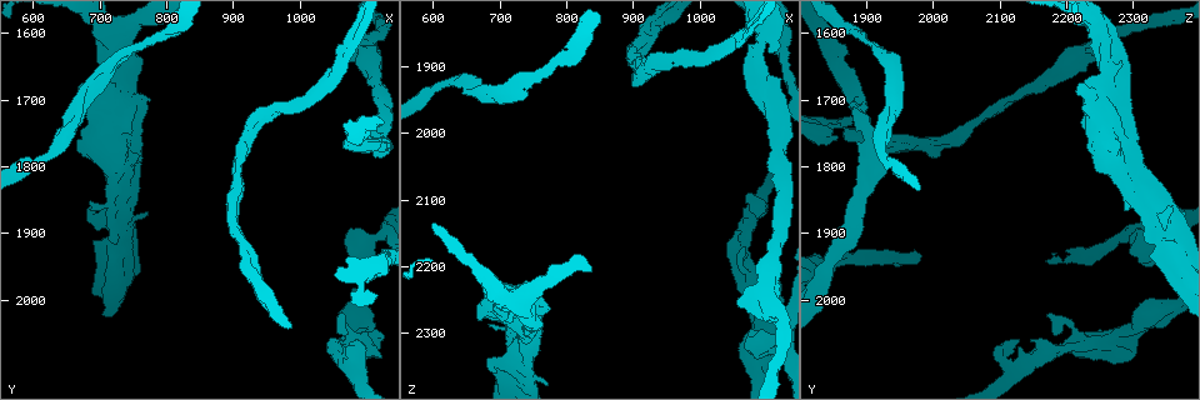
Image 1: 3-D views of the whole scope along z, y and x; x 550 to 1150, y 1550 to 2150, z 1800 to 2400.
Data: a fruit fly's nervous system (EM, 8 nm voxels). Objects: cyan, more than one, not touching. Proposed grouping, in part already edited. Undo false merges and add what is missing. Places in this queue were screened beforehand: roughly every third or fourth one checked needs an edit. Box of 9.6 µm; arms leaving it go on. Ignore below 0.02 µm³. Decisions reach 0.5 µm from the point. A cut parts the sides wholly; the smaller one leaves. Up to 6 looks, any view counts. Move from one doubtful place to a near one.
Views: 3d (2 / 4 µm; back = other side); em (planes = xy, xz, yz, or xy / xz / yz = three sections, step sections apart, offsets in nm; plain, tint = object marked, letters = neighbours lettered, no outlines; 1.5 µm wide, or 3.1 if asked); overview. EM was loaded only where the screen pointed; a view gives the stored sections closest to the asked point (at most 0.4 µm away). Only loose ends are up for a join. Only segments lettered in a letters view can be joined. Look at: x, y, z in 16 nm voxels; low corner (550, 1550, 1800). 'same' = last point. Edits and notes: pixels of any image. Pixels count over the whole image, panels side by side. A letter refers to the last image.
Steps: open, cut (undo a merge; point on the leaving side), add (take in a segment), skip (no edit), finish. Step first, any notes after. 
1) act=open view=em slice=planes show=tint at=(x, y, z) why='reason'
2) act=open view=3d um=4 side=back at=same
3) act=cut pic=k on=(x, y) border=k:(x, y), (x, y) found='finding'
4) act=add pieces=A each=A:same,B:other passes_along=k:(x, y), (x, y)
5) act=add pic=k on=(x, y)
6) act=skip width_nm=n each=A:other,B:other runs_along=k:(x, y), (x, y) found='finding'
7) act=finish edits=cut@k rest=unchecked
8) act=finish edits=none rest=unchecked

act=open view=em slice=planes show=letters at=(595, 1795, 1935) why='a narrow waist'

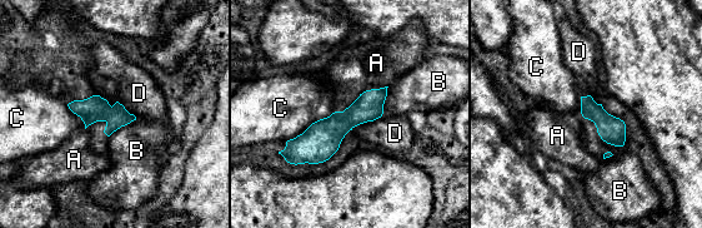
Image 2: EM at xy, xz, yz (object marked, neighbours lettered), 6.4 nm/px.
act=skip each=A:other,B:other,C:other,D:other runs_along=2:(384, 90), (315, 145), (285, 153) found='continuous, no second cell'

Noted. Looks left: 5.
act=open view=em slice=yz step=4 show=tint at=(700, 1860, 2360) why='thick end'

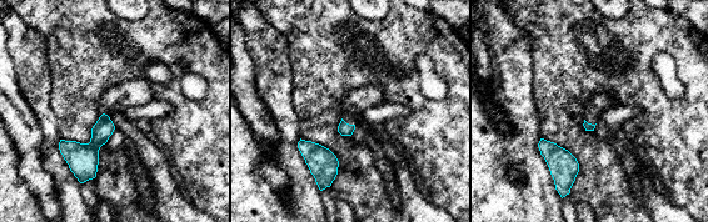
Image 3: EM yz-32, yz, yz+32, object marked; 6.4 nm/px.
act=open view=em slice=yz step=4 show=letters at=same why='what lies round it'

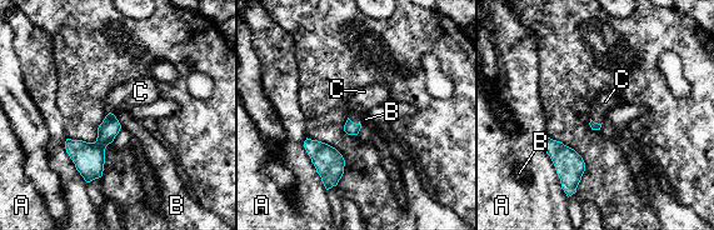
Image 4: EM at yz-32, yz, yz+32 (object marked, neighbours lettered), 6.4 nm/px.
act=add pieces=C longest_contact=A:340nm each=A:other,B:other,C:same found='the cell continues'

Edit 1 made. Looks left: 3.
act=open view=overview why='see it whole again'

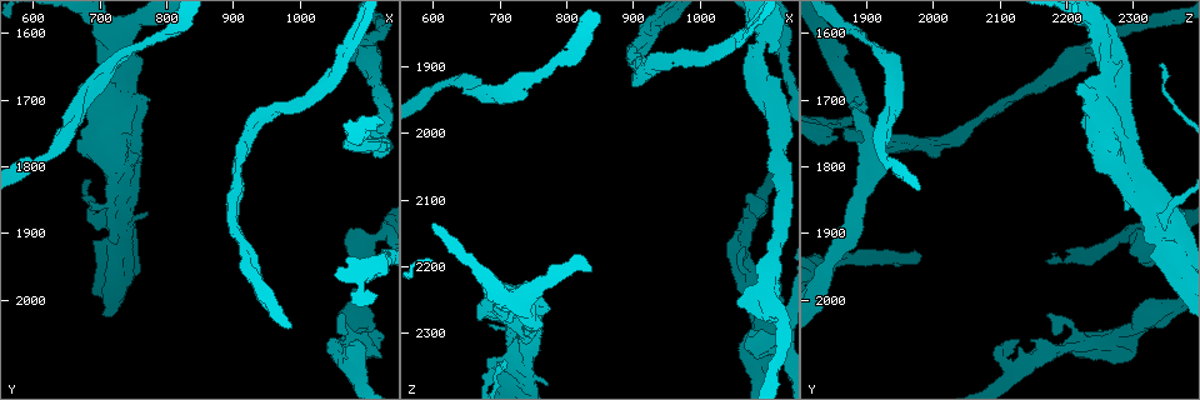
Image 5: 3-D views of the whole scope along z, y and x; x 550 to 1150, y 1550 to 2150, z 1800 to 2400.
act=open view=em slice=xy step=4 show=tint at=(1065, 2025, 2170) why='branch stops here'

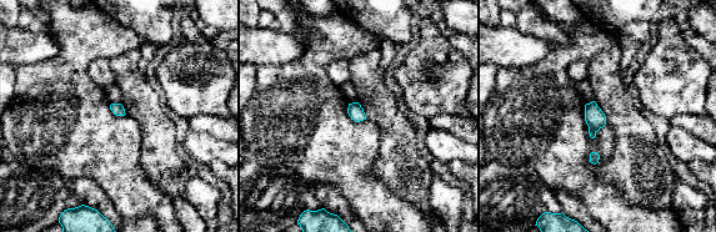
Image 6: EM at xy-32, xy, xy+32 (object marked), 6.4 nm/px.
act=open view=em slice=planes show=letters at=same

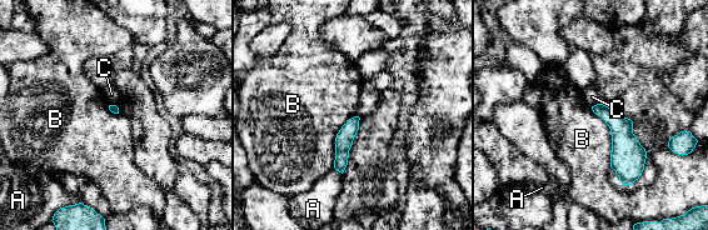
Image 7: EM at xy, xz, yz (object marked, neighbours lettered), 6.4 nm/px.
act=skip longest_contact=B:420nm each=A:other,B:other,C:other border=7:(591, 108), (609, 129), (612, 168) found='no lettered segment goes on from it'

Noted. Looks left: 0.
act=finish edits=add@4 rest=unchecked

